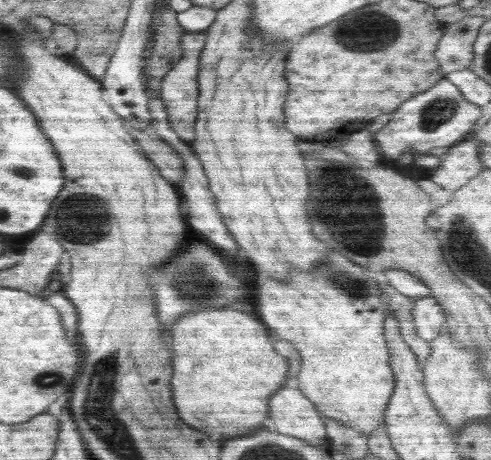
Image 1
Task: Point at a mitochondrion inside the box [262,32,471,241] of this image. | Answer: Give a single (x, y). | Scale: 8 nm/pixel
(442, 110)

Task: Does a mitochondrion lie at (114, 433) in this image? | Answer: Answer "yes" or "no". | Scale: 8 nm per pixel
yes

